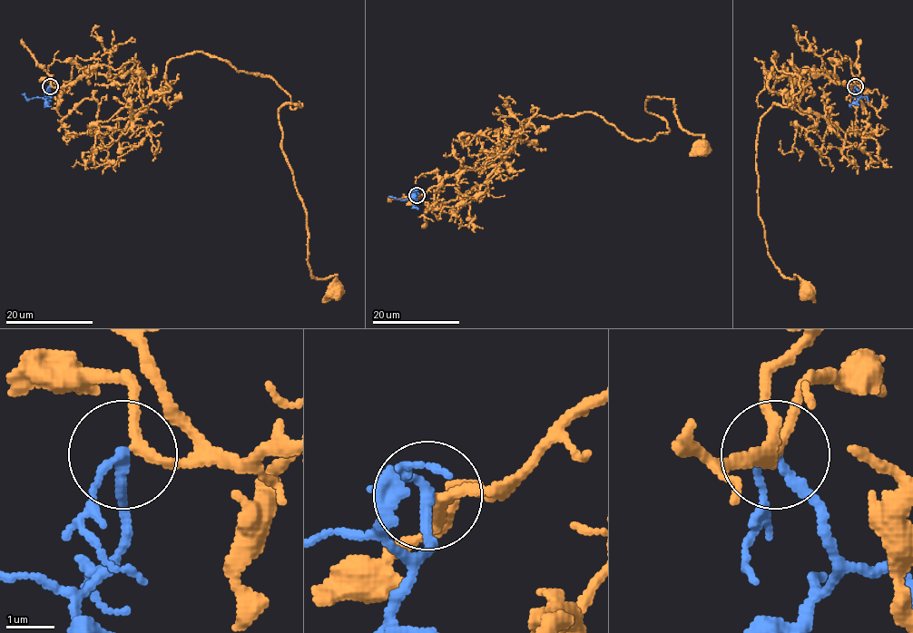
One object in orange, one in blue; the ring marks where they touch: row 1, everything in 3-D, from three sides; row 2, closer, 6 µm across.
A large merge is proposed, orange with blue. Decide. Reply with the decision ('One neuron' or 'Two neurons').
One neuron

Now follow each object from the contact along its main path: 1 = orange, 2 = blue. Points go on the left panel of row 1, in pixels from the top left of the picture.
1: (50, 85), (132, 72), (164, 93), (195, 52), (271, 77), (301, 104), (278, 112), (282, 152), (337, 289)
2: (50, 87), (50, 94), (45, 99), (27, 99), (22, 94)

